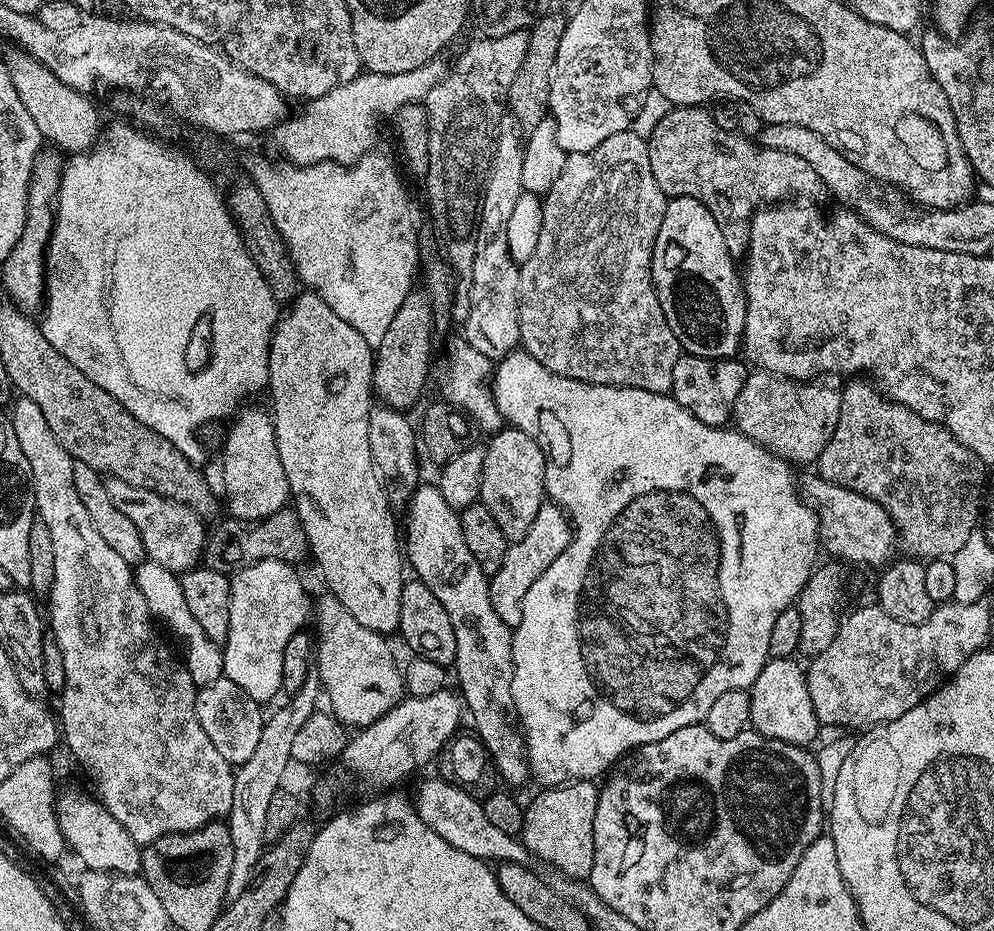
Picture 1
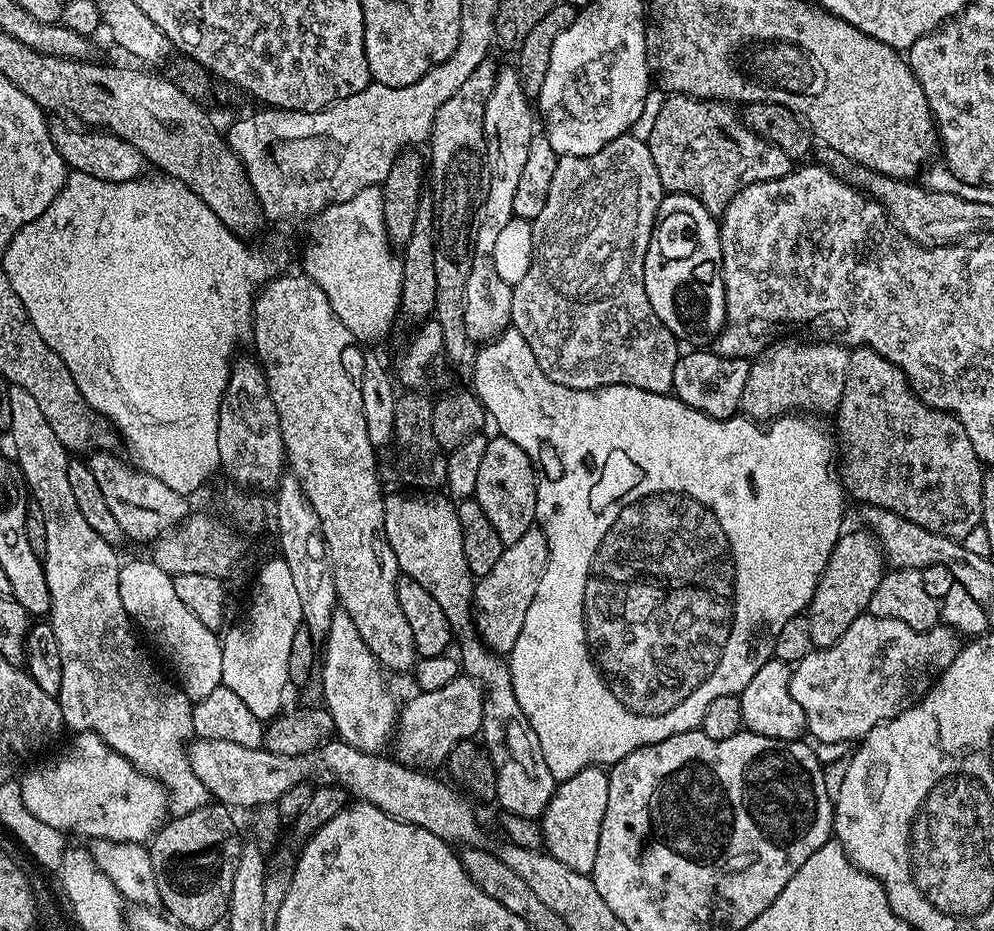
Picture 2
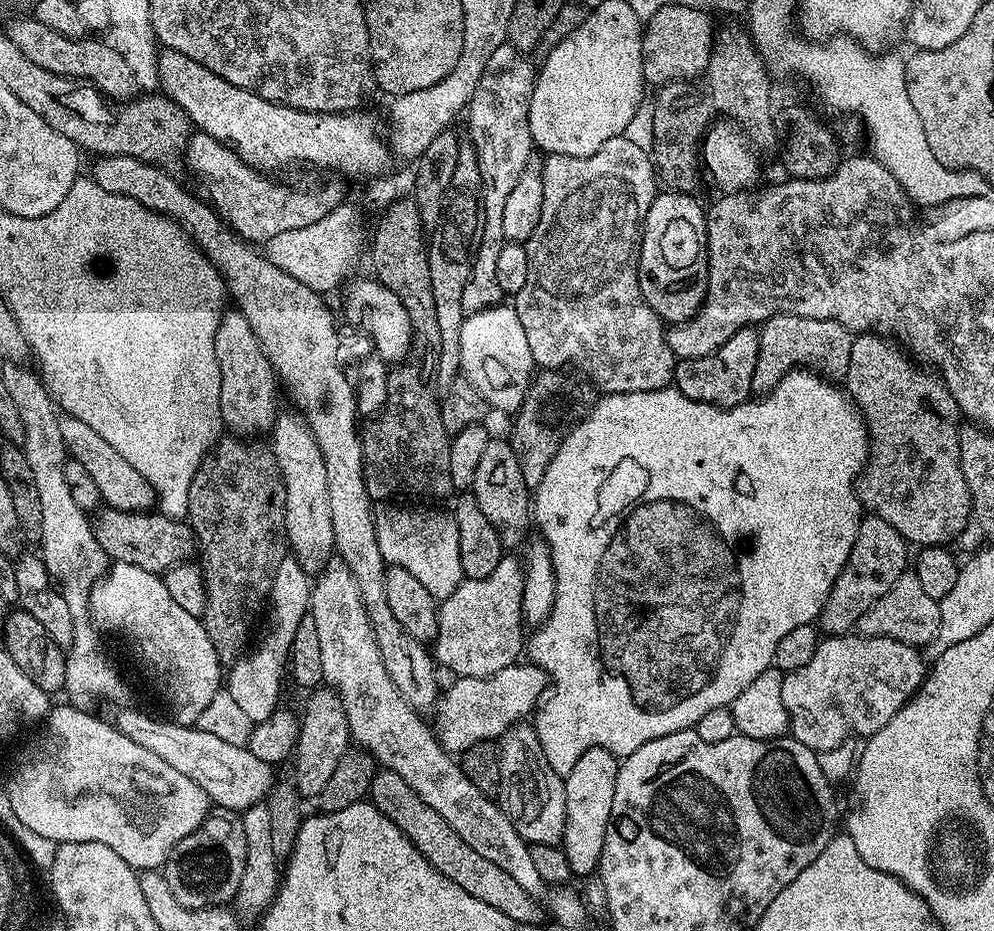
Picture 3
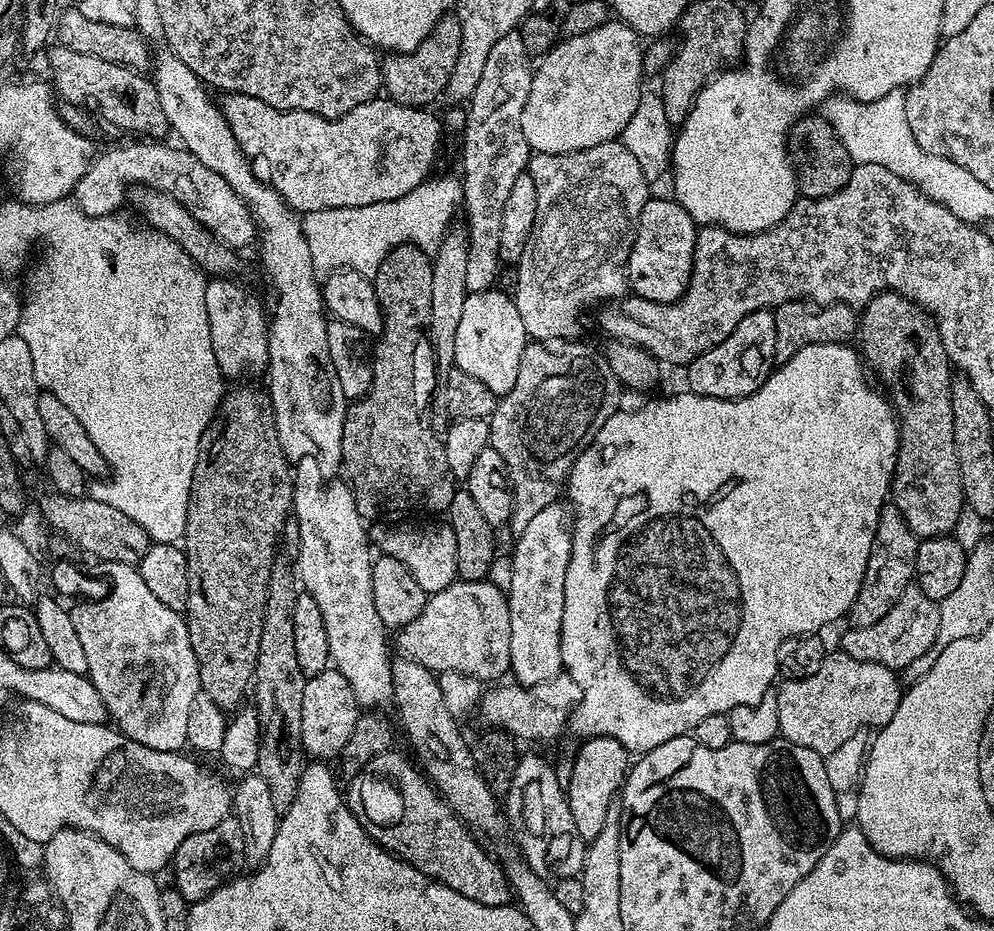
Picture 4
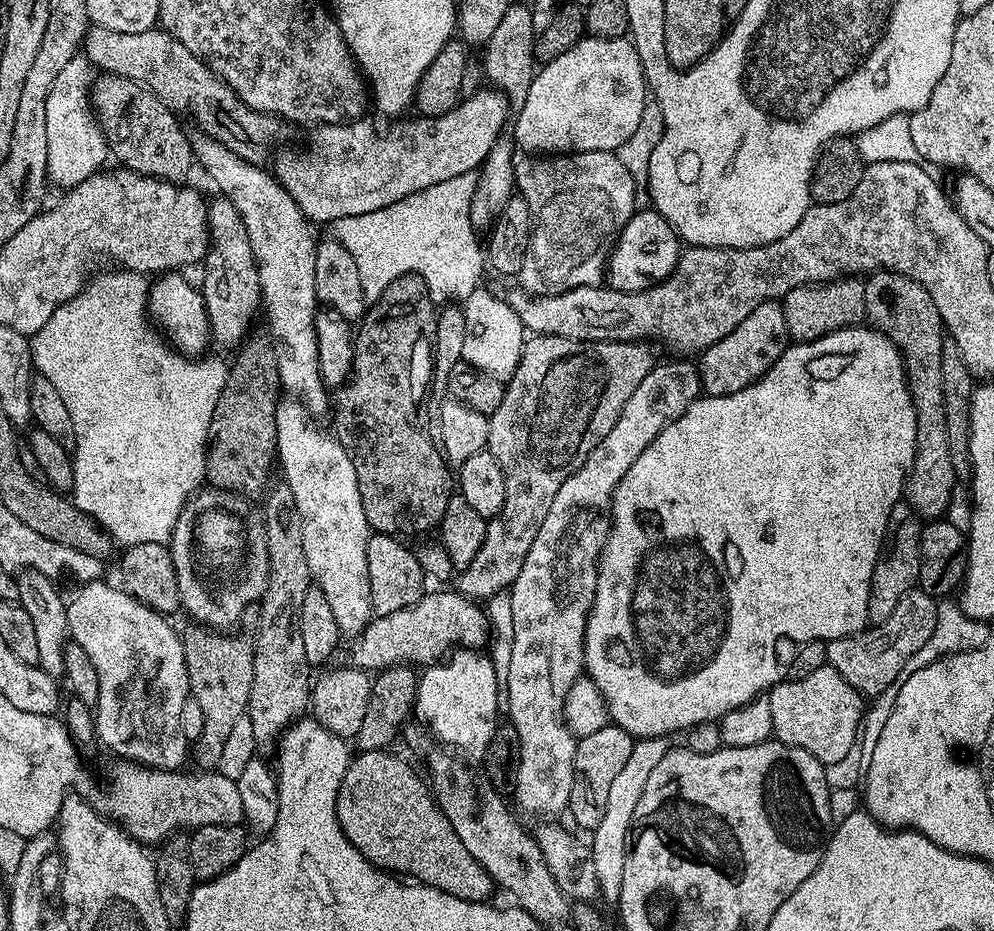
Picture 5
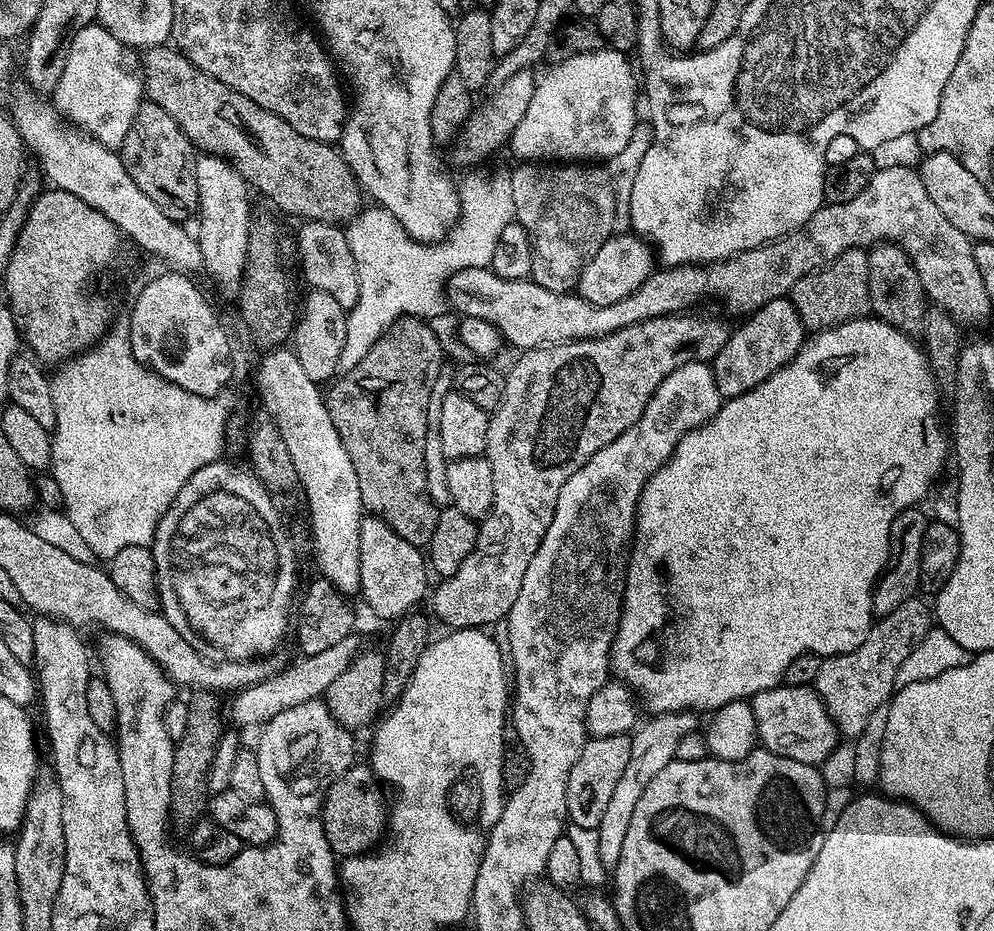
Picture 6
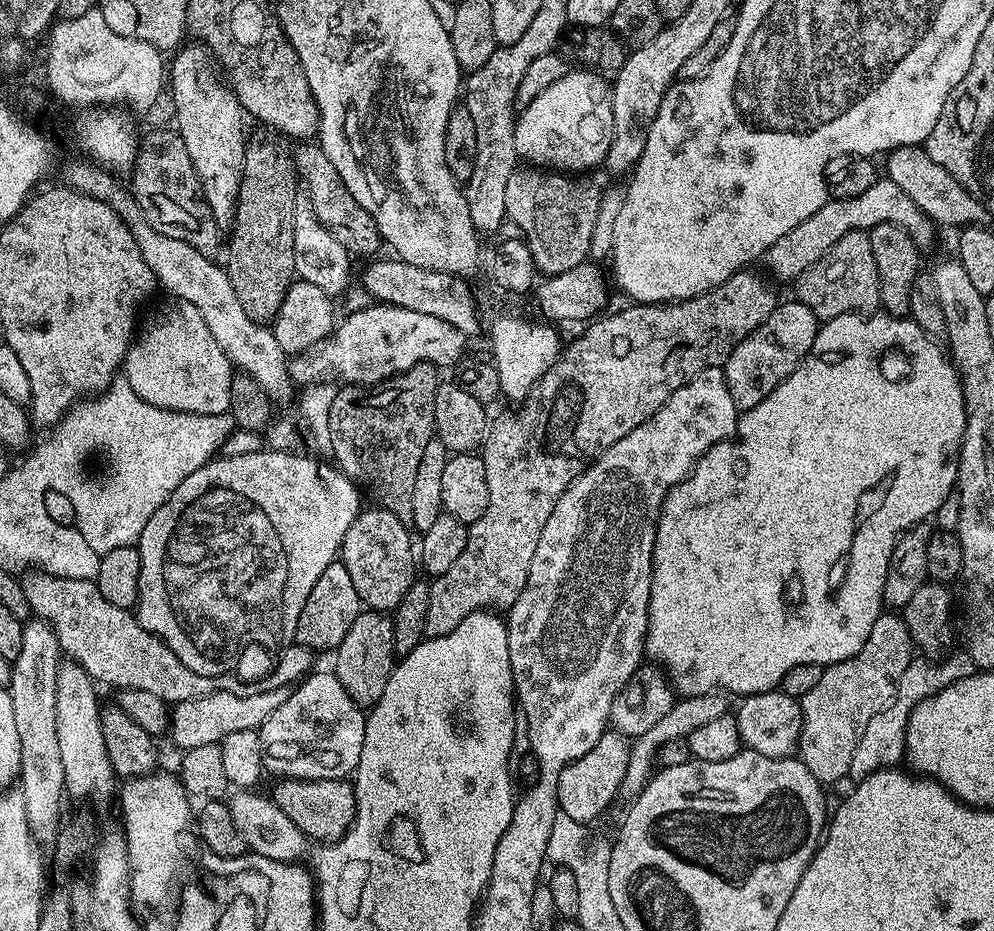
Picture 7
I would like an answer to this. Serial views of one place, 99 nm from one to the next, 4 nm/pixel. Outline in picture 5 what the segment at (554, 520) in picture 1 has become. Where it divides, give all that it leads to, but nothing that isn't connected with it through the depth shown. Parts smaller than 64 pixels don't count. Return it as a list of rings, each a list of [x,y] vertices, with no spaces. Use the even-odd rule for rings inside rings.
[[[455,590],[431,592],[402,610],[394,610],[394,614],[373,618],[363,632],[351,641],[351,667],[379,670],[391,668],[393,664],[427,666],[443,661],[454,646],[483,649],[483,644],[488,640],[488,616],[480,609],[483,607]]]

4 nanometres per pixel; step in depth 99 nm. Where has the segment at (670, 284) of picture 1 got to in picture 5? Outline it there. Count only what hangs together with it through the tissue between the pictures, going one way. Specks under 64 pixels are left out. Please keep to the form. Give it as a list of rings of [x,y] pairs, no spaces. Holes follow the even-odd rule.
[[[637,210],[620,231],[620,237],[612,245],[606,269],[607,283],[614,290],[641,292],[661,284],[676,268],[682,251],[682,241],[676,231],[655,210]]]

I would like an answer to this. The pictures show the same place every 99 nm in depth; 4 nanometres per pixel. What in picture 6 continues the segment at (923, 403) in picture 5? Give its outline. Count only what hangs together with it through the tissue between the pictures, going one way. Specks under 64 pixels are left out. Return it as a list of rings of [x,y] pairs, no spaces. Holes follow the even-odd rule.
[[[885,242],[872,245],[867,249],[867,254],[870,265],[870,302],[875,319],[885,320],[890,326],[909,334],[923,333],[930,301],[924,295],[924,287],[906,250],[902,250],[895,242]]]

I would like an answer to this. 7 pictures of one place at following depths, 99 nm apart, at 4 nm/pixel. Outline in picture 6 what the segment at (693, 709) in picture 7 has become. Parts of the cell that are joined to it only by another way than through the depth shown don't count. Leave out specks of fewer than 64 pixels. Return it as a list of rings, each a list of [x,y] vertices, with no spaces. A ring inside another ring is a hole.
[[[657,712],[647,717],[649,720],[639,725],[631,733],[630,762],[626,762],[626,770],[622,770],[622,778],[618,778],[618,786],[614,786],[614,794],[602,814],[602,822],[596,827],[598,847],[601,860],[608,870],[615,869],[618,858],[622,854],[622,842],[626,839],[626,830],[630,827],[630,814],[634,814],[634,806],[638,806],[638,798],[642,798],[642,790],[650,786],[655,778],[671,760],[676,759],[678,742],[685,734],[697,731],[697,713],[694,712]]]

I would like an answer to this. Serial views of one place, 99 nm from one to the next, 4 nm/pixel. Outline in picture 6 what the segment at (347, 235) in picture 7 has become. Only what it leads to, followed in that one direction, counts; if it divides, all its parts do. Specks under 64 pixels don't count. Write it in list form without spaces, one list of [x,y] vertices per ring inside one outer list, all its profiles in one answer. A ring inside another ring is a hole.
[[[175,47],[149,48],[143,56],[142,79],[147,99],[162,106],[162,110],[166,110],[166,114],[178,122],[201,153],[224,157],[240,171],[245,182],[255,191],[257,188],[270,203],[277,204],[292,216],[304,216],[300,218],[305,221],[320,220],[323,224],[337,226],[347,225],[361,212],[361,186],[352,168],[332,144],[323,144],[298,134],[298,130],[294,130],[290,122],[278,118],[278,114],[258,106],[258,102],[246,98],[246,94],[238,94],[230,86],[218,82],[218,78],[198,70],[198,66],[194,66],[194,62],[187,60]]]

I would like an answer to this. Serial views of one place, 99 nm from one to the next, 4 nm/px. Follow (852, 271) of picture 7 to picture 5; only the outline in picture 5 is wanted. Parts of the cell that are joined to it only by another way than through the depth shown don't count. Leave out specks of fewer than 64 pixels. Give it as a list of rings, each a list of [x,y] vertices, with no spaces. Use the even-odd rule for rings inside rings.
[[[845,278],[826,284],[803,284],[782,297],[786,314],[786,330],[793,341],[817,340],[843,328],[855,328],[865,323],[864,280]]]

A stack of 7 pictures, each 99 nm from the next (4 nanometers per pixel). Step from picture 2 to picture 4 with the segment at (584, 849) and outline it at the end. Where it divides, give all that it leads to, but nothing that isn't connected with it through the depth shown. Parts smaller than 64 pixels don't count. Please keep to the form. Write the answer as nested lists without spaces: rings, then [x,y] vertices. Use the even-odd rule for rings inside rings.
[[[590,736],[570,760],[572,773],[566,782],[570,814],[574,814],[574,826],[578,826],[578,834],[587,842],[598,838],[599,831],[606,824],[606,818],[613,811],[614,797],[624,787],[624,777],[630,767],[630,753],[609,736]]]

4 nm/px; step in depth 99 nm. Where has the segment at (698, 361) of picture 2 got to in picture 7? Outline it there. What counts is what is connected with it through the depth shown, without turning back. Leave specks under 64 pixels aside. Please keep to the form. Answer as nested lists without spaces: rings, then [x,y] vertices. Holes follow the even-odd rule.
[[[789,298],[788,301],[777,303],[776,309],[734,350],[728,355],[722,367],[726,386],[730,390],[730,398],[734,398],[737,413],[750,410],[771,394],[783,380],[790,378],[794,370],[808,356],[814,346],[814,338],[818,331],[816,316],[801,300]]]

